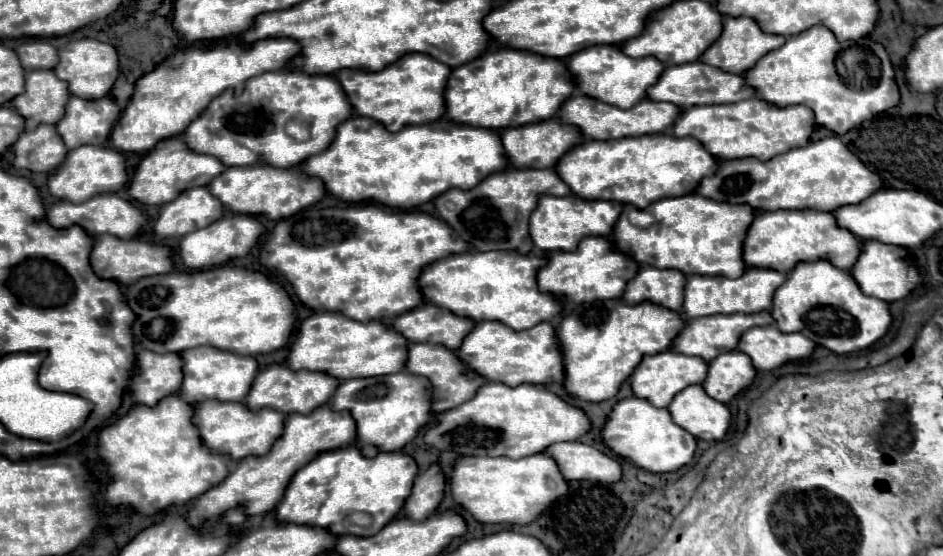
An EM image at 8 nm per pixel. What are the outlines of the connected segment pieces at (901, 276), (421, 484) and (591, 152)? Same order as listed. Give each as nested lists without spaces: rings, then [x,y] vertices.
[[[863,240],[859,258],[849,272],[867,296],[873,296],[885,302],[895,302],[895,300],[905,298],[921,280],[917,268],[905,262],[903,256],[905,256],[905,250],[901,246],[889,246],[889,244],[881,244],[875,240]]]
[[[433,464],[427,472],[417,476],[411,496],[405,500],[399,516],[415,522],[429,518],[443,498],[443,488],[445,488],[445,478],[439,466]]]
[[[649,134],[611,142],[583,142],[583,146],[575,146],[575,150],[563,154],[559,166],[555,166],[555,172],[573,194],[579,194],[579,198],[607,198],[613,202],[633,204],[643,210],[659,198],[695,192],[701,178],[713,174],[715,166],[717,160],[695,138]]]

